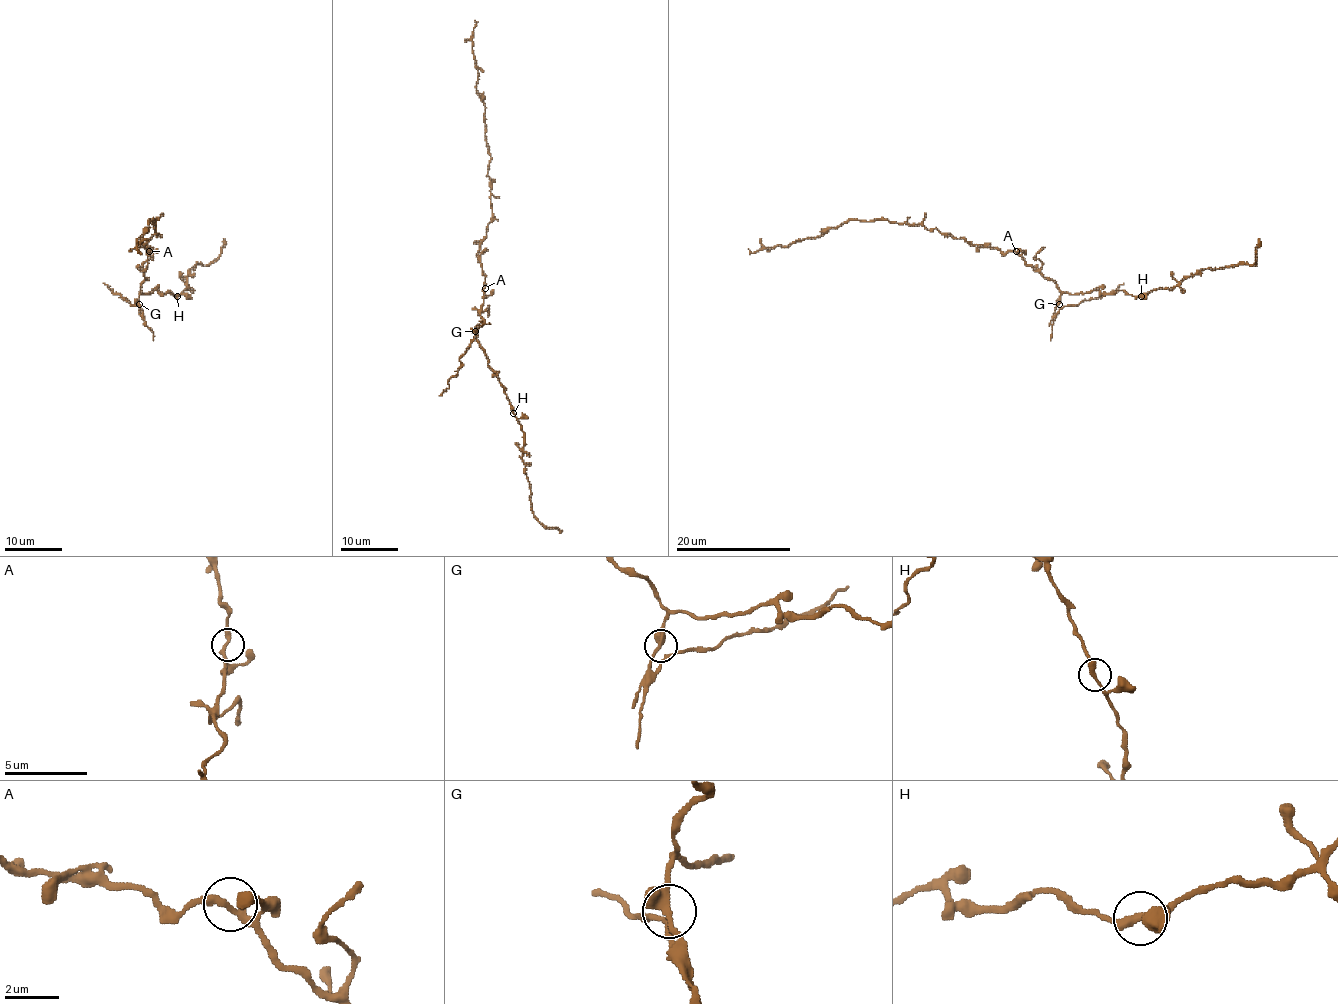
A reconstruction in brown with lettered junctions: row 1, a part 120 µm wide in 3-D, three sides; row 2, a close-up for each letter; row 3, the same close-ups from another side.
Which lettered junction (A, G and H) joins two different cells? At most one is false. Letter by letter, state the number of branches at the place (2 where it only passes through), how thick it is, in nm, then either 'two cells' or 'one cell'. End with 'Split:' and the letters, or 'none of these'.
A: branches 2; calibre 260 nm; one cell
G: branches 2; calibre 320 nm; two cells
H: branches 2; calibre 280 nm; one cell
Split: G

